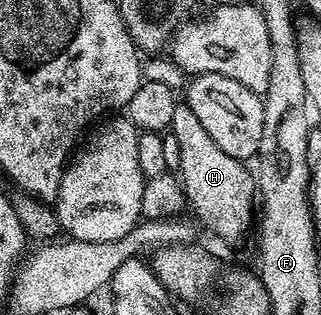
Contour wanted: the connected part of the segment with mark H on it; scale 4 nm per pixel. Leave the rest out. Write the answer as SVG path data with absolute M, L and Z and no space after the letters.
M178 103L174 107L174 119L172 120L172 128L171 133L175 136L176 142L178 142L179 146L179 158L181 159L181 165L178 170L178 181L179 184L182 186L182 197L183 200L186 202L186 205L189 205L190 208L193 209L196 214L194 214L195 220L199 222L201 226L204 225L206 228L209 229L210 232L213 233L216 237L221 237L224 241L240 241L243 239L244 236L248 233L248 228L253 228L254 219L252 223L252 208L257 208L258 205L258 186L256 183L256 179L253 173L253 170L248 170L249 167L245 162L239 161L238 159L234 159L230 155L226 155L226 151L222 151L222 147L218 147L218 143L214 143L214 139L210 139L210 134L206 131L206 127L202 127L202 123L194 115L194 111L190 111L190 107L187 103Z

